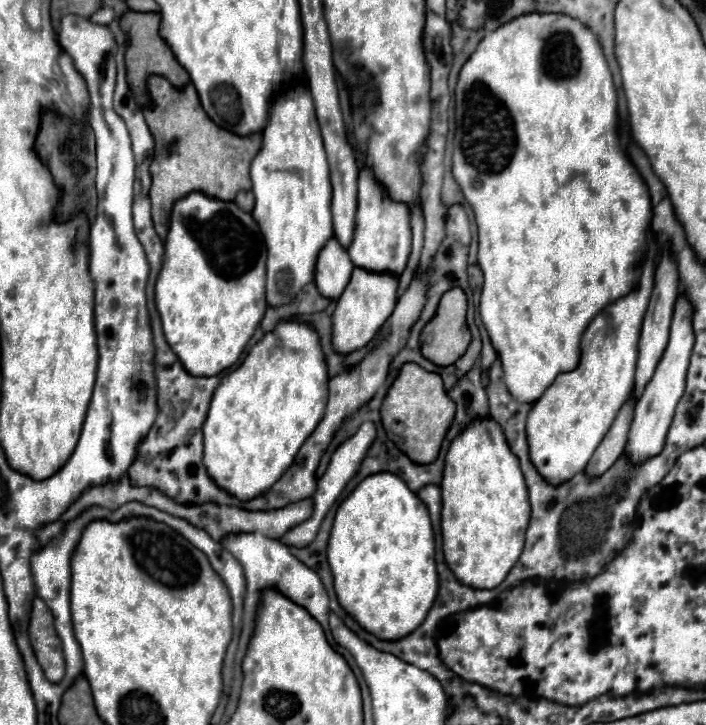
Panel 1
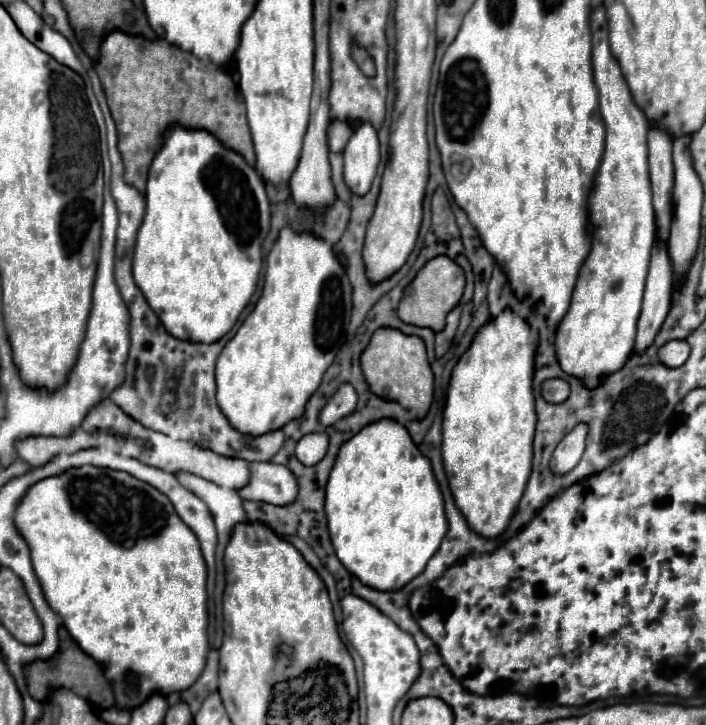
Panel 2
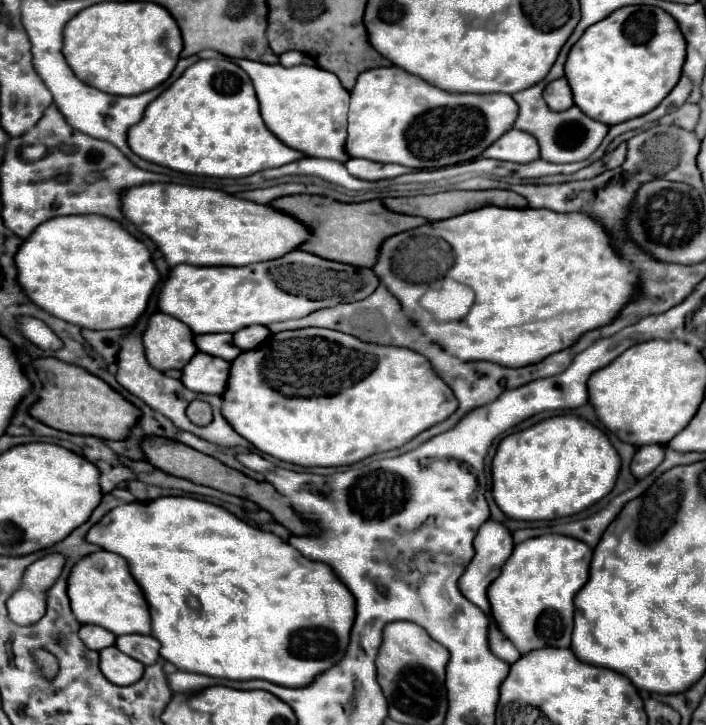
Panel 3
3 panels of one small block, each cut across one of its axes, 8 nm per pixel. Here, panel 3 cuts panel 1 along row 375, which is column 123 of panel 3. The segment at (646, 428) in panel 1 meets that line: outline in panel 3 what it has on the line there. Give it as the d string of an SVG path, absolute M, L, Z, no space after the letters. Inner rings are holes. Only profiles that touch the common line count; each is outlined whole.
M116 646L100 650L100 670L116 686L130 686L144 674L144 666L126 654L120 654Z

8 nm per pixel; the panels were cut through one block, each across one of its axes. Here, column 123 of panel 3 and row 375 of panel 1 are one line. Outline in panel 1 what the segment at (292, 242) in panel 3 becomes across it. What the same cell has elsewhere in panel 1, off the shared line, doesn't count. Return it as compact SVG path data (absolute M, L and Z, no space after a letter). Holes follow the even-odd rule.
M190 192L190 196L174 202L170 232L164 240L162 270L156 278L156 310L162 318L164 336L186 372L214 376L240 358L268 306L264 286L266 256L268 248L258 222L250 212L238 208L236 202L216 200L202 192Z

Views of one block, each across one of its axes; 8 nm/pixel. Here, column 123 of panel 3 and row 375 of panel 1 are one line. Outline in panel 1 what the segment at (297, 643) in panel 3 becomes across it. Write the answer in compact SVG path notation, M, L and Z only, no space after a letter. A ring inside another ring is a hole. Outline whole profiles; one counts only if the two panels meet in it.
M528 12L502 24L494 32L488 32L472 56L464 62L454 88L454 154L452 176L460 186L464 198L474 210L478 226L478 264L484 274L480 296L480 318L490 334L492 346L498 350L504 382L512 396L522 402L536 402L560 372L576 368L580 358L580 336L590 320L610 302L618 300L638 284L638 268L632 268L646 250L646 228L652 222L652 204L646 182L634 168L630 158L618 148L618 118L616 118L616 88L604 50L598 36L582 24L578 18L566 14L540 14Z

